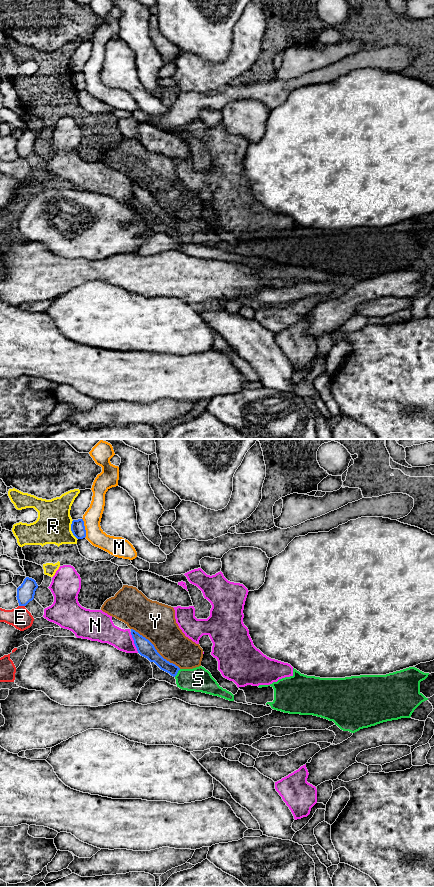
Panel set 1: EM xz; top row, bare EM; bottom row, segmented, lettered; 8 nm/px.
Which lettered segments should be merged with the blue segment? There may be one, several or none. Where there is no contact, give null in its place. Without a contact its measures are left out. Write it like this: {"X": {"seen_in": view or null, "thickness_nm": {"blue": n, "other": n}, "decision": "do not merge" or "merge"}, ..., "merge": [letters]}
{"E": {"seen_in": "xz", "thickness_nm": {"blue": 140, "other": 170}, "decision": "do not merge"}, "M": {"seen_in": "xz", "thickness_nm": {"blue": 110, "other": 140}, "decision": "do not merge"}, "N": {"seen_in": "xz", "thickness_nm": {"blue": 140, "other": 180}, "decision": "do not merge"}, "R": {"seen_in": "xz", "thickness_nm": {"blue": 110, "other": 280}, "decision": "do not merge"}, "S": {"seen_in": "xz", "thickness_nm": {"blue": 100, "other": 200}, "decision": "do not merge"}, "Y": {"seen_in": "xz", "thickness_nm": {"blue": 140, "other": 300}, "decision": "do not merge"}, "merge": []}

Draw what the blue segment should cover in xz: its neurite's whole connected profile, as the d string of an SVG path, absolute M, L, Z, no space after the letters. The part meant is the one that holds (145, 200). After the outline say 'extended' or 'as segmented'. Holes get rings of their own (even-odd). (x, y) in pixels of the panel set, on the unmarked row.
M131 181L131 187L141 208L147 210L150 214L154 214L161 222L169 225L171 228L175 229L177 227L180 220L164 211L148 191L133 181Z; as segmented

